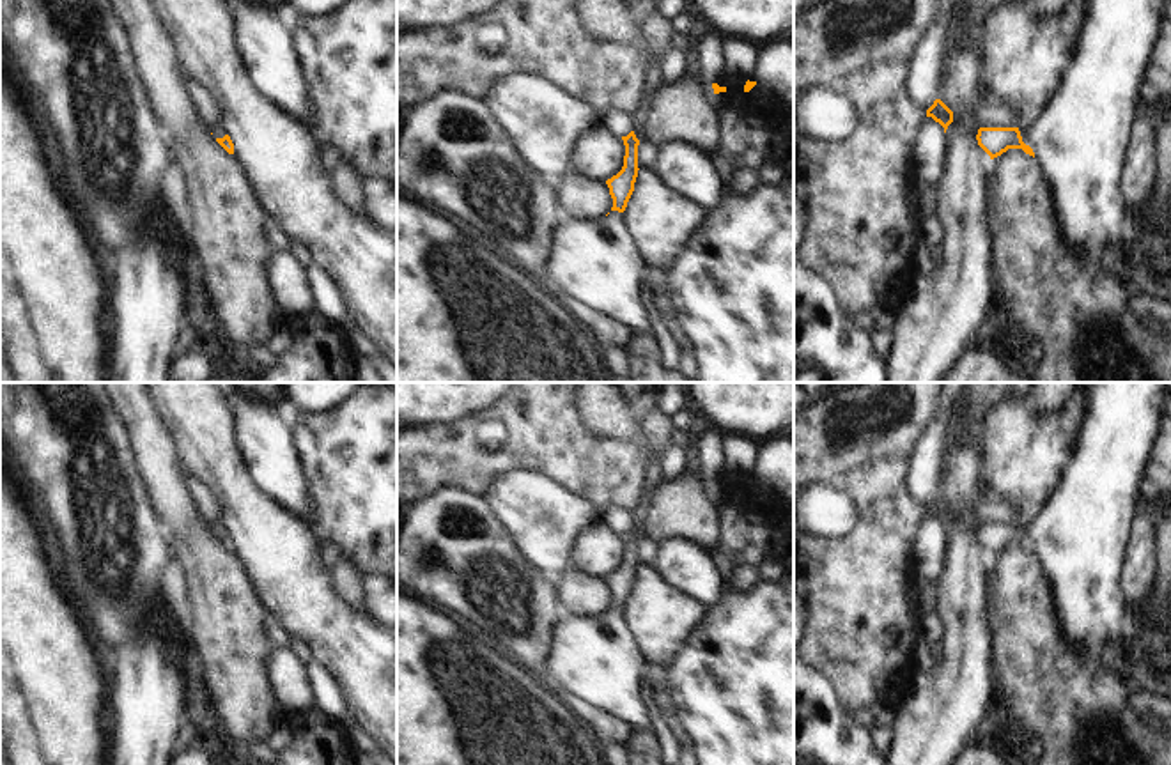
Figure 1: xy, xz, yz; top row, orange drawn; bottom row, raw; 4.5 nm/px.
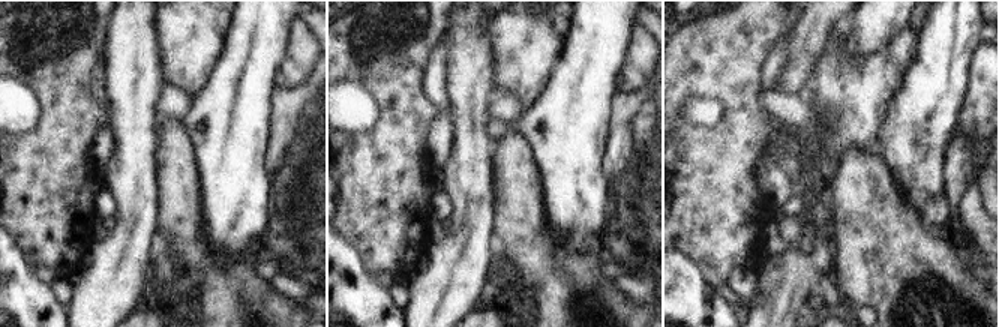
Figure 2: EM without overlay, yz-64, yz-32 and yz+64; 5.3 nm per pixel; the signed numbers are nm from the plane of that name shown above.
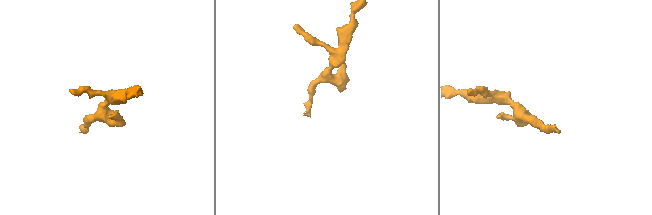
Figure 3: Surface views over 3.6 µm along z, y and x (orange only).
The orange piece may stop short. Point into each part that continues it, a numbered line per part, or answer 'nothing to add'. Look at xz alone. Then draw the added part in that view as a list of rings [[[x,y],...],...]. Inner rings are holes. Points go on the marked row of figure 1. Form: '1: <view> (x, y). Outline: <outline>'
1: xz (597, 261). Outline: [[[624,212],[567,218],[556,232],[551,282],[638,333],[652,333],[645,303],[648,262]]]

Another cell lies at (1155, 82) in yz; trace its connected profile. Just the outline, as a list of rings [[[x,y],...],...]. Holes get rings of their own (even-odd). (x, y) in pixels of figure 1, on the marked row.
[[[1164,14],[1157,19],[1139,90],[1148,99],[1171,94],[1171,21]]]

